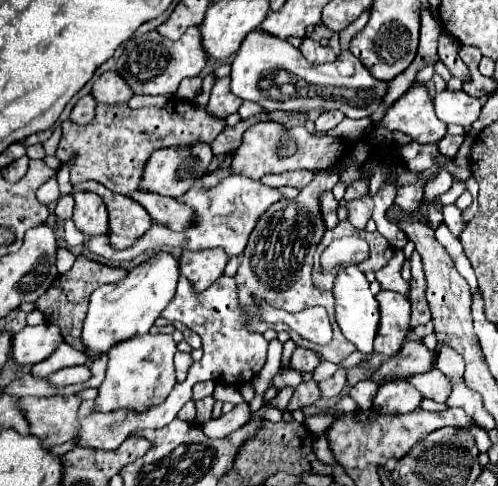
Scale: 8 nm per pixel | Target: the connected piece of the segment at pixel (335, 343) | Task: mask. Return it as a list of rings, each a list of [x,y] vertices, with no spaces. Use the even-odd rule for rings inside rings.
[[[332,322],[332,330],[334,330],[334,340],[330,340],[330,344],[326,346],[314,346],[314,344],[304,344],[306,348],[314,350],[318,354],[320,360],[324,362],[342,362],[348,354],[352,354],[356,350],[356,346],[352,346],[352,342],[348,342],[344,338],[344,334],[340,334],[340,328],[336,326],[336,322]]]

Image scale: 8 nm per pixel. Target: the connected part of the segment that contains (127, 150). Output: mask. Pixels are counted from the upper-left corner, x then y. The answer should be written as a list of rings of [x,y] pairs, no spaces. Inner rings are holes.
[[[170,100],[164,108],[140,108],[132,110],[126,104],[120,106],[96,106],[96,116],[90,124],[80,126],[70,120],[62,122],[64,132],[58,144],[56,156],[62,166],[70,160],[74,162],[70,168],[70,182],[86,182],[96,180],[104,184],[108,190],[118,194],[132,194],[138,186],[140,170],[148,156],[158,148],[168,146],[194,146],[198,142],[210,144],[226,126],[226,122],[214,122],[208,118],[204,108],[196,108],[192,102]]]

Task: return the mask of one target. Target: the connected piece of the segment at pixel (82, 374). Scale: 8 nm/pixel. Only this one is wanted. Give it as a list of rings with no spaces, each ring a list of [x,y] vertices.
[[[70,366],[52,372],[46,380],[50,386],[70,386],[76,382],[86,382],[90,378],[90,368],[88,366]]]

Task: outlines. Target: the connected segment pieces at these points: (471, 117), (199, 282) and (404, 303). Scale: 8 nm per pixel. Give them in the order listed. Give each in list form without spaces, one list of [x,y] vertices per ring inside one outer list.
[[[444,90],[434,96],[434,106],[436,106],[436,116],[444,124],[458,124],[462,128],[470,128],[482,110],[482,104],[478,98],[468,96],[466,92],[452,92]]]
[[[204,250],[200,254],[182,252],[180,256],[180,276],[188,278],[196,292],[212,286],[224,272],[228,256],[224,250]]]
[[[392,290],[378,292],[376,300],[380,304],[380,324],[374,338],[374,352],[394,356],[410,328],[410,302]]]

